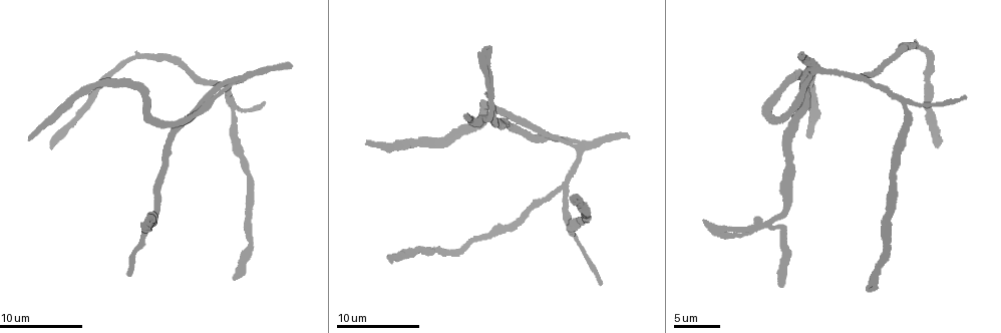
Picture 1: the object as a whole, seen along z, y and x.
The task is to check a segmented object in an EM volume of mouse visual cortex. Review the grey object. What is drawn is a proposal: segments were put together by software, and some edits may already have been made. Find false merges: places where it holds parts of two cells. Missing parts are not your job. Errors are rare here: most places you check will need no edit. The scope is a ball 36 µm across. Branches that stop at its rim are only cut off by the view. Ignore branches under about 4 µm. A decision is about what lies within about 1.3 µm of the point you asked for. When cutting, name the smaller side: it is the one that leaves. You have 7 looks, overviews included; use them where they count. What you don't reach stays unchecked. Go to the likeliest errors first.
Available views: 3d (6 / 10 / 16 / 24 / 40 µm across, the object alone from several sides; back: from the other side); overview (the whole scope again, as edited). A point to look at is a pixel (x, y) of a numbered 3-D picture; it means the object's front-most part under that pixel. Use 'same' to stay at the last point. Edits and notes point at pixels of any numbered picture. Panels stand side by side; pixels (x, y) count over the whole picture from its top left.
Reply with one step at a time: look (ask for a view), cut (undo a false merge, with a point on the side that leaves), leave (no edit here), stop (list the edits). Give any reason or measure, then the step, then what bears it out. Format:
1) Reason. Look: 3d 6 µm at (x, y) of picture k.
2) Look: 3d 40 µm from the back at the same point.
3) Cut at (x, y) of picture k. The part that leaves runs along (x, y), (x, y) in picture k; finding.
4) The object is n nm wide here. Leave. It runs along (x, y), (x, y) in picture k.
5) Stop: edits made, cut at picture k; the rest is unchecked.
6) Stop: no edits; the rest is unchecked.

Three-way junction. Look: 3d 16 µm at (235, 110) of picture 1.

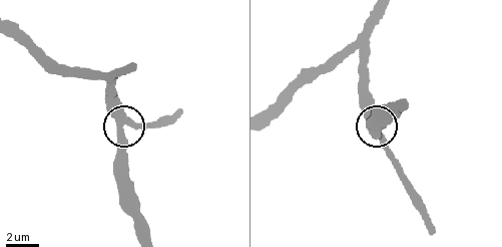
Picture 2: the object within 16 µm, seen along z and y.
Look: 3d 16 µm from the back at (123, 124) of picture 2.

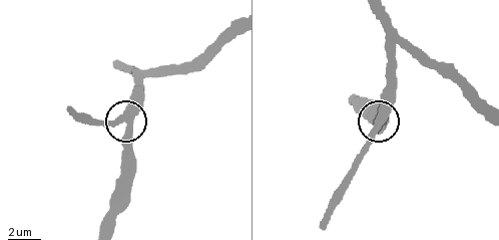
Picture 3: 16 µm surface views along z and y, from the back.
The side arm is 8 µm long; 3 arms meet here. Leave. Continuous, no second cell.

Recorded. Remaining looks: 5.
Look: 3d 10 µm at (777, 227) of picture 1.

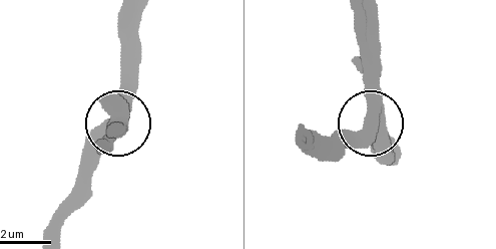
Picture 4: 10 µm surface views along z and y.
From behind. Look: 3d 10 µm from the back at (368, 123) of picture 4.

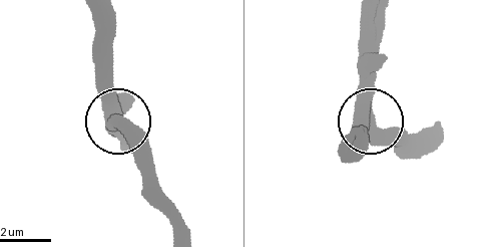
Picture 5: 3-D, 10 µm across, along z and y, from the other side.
The side arm is 8 µm long. Leave. Continuous, no second cell.

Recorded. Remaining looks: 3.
Look: 3d 16 µm at (821, 69) of picture 1.

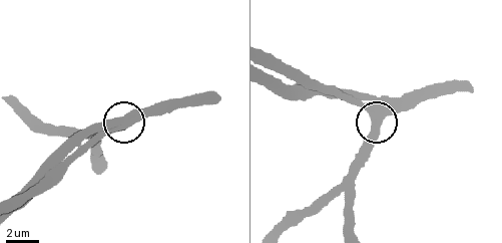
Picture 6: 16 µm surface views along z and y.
Leave. All the same cell.

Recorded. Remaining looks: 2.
Stop: no edits; the rest is unchecked.

